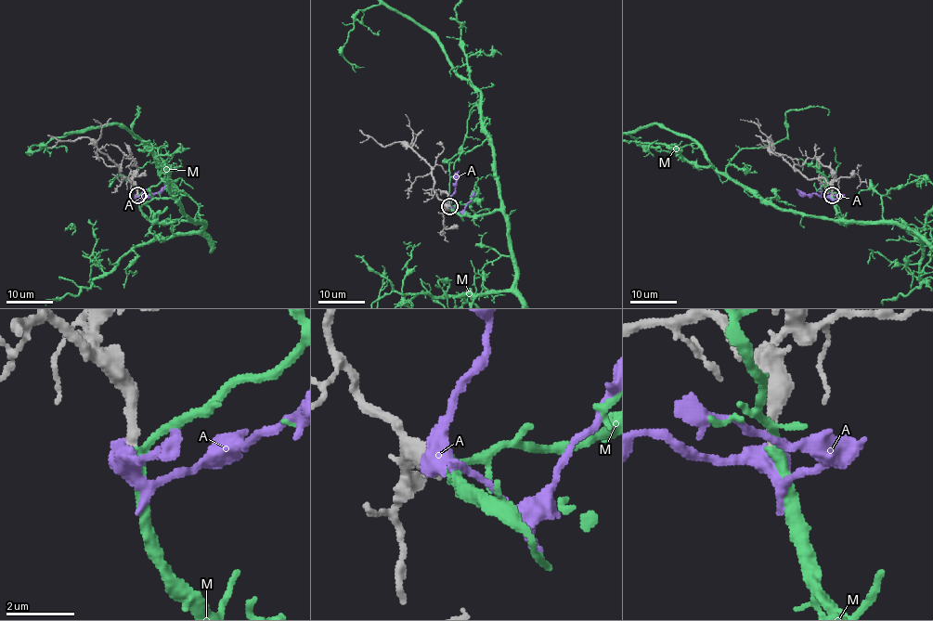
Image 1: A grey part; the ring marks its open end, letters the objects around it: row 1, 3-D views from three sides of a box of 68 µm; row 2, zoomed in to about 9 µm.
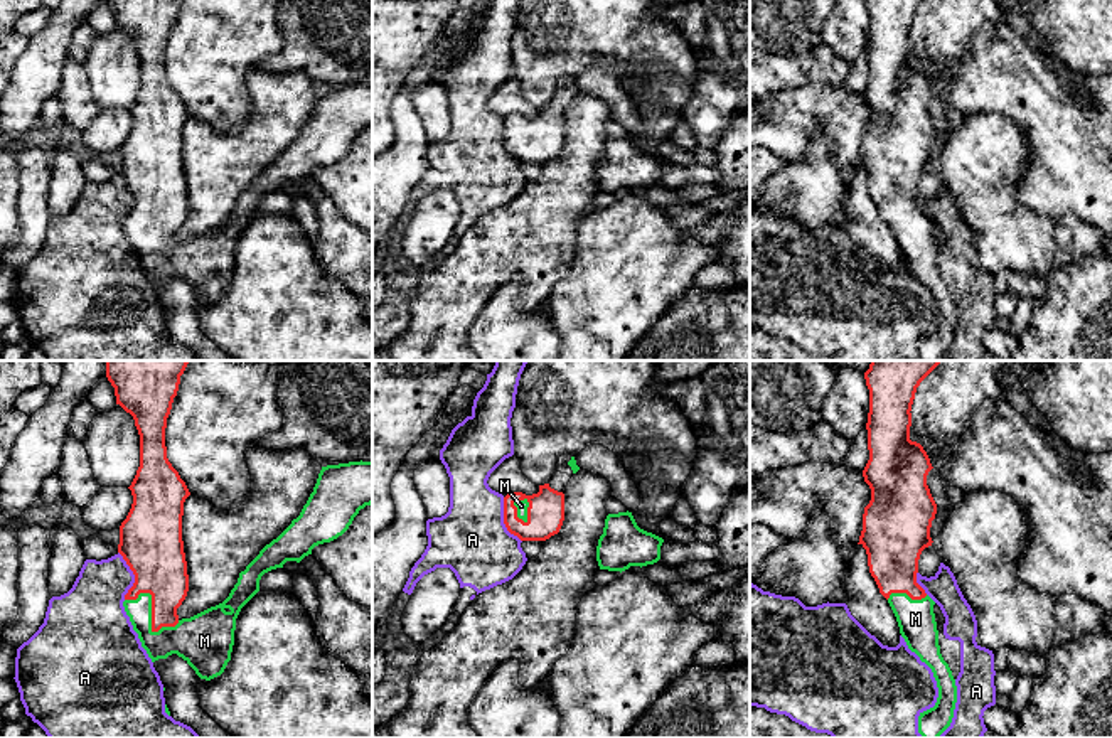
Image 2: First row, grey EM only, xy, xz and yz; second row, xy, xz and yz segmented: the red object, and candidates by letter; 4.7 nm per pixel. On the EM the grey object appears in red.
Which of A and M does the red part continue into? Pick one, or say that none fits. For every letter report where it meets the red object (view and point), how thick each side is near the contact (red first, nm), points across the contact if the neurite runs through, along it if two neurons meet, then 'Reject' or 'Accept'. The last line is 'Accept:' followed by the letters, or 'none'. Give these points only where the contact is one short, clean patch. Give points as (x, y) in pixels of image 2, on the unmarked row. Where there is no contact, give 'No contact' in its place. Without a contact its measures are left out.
A: Touches red at xy (133, 196). Thickness 300 nm (red) against 280 nm. Boundary: xy (118, 174), (133, 197), (133, 208), (125, 221). Reject
M: Touches red at xy (152, 236). Thickness 260 nm (red) against 220 nm. Path across: xy (159, 187), (159, 213), (152, 236), (154, 253), (197, 262). Accept
Accept: M

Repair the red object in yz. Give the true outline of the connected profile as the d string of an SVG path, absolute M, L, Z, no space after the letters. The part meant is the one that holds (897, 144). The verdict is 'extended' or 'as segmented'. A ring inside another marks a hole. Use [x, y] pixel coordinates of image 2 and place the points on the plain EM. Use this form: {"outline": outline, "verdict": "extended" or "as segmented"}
{"outline": "M864 0L869 12L868 72L869 83L863 93L871 111L871 123L864 130L859 165L868 177L869 195L879 216L888 222L900 256L908 271L925 285L937 303L938 320L933 330L920 335L918 356L923 361L938 361L952 345L957 325L957 308L938 268L938 253L933 236L935 224L917 206L918 182L932 168L930 150L937 126L927 108L933 91L923 69L910 62L912 27L917 10L925 0Z", "verdict": "extended"}

